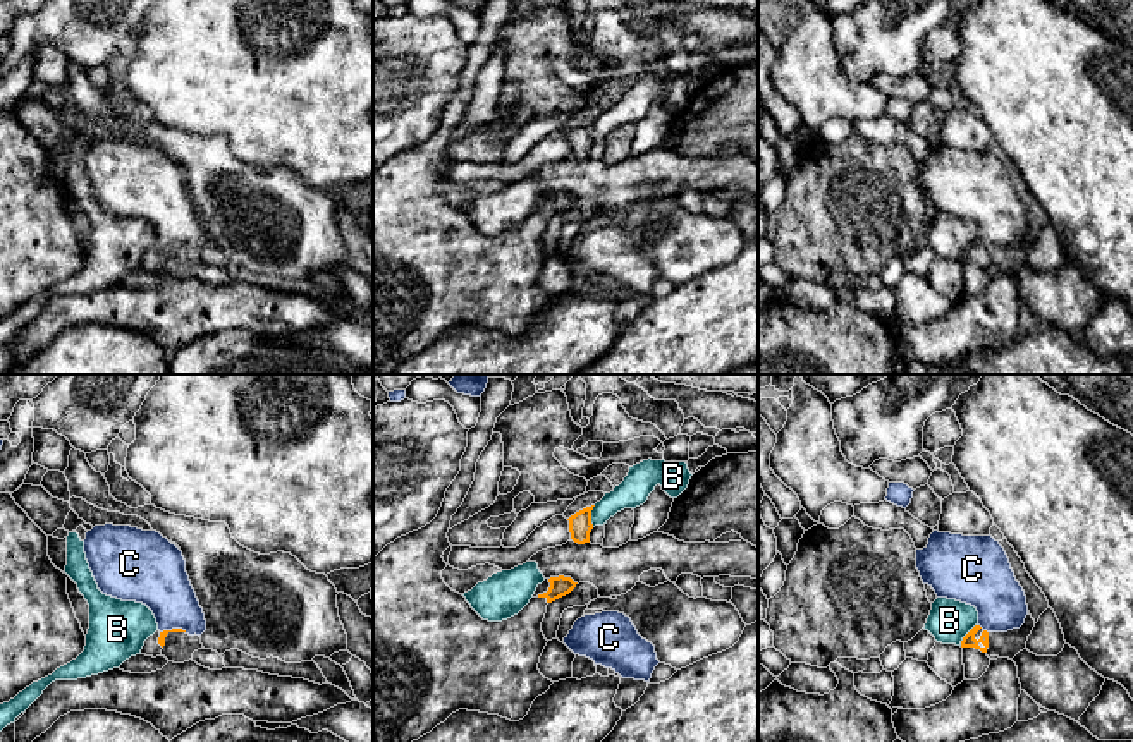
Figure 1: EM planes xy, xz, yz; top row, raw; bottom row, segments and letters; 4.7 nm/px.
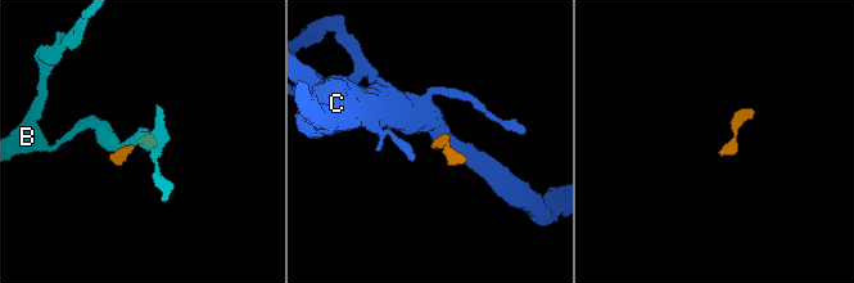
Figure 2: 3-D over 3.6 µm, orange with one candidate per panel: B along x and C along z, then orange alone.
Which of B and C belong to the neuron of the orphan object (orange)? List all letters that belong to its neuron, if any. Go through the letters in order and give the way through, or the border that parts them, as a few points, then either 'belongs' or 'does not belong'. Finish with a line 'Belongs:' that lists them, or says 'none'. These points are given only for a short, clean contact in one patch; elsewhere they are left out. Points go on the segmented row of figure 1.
B: does not belong
C: border yz (979, 624), (987, 632); does not belong
Belongs: none

